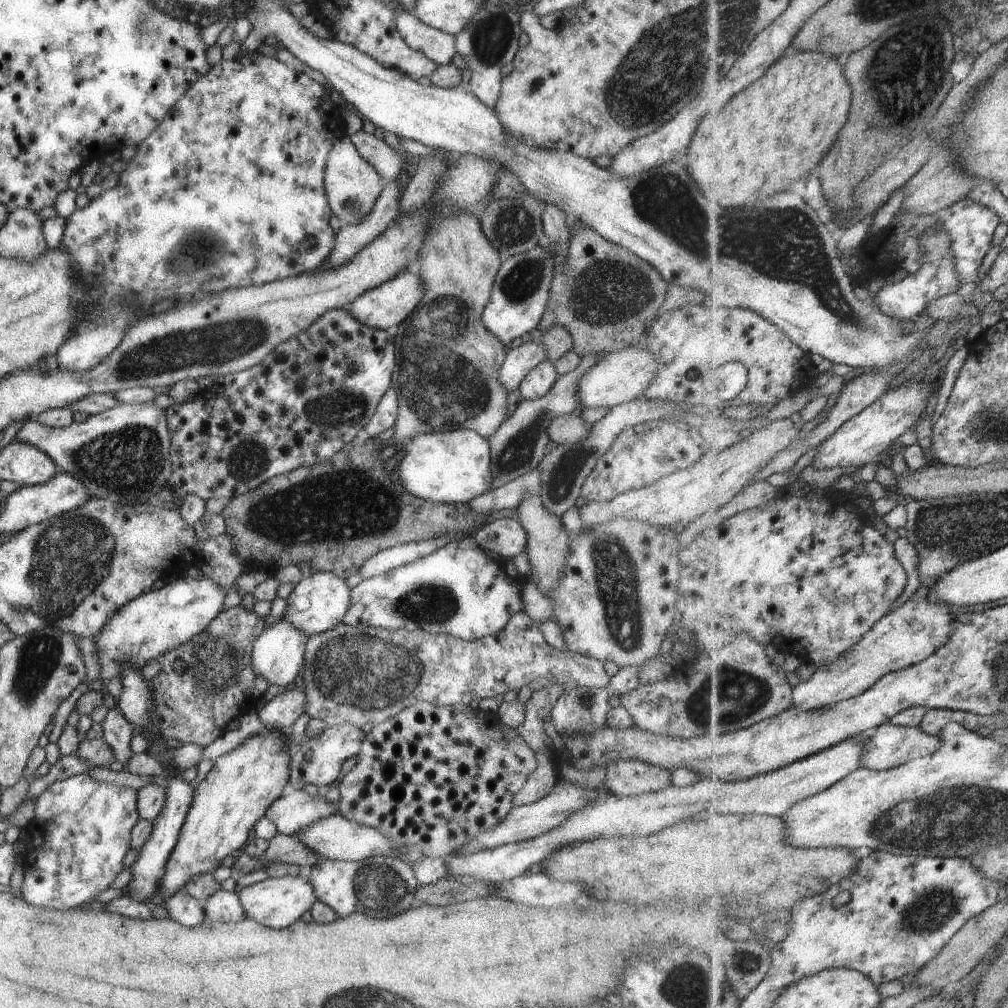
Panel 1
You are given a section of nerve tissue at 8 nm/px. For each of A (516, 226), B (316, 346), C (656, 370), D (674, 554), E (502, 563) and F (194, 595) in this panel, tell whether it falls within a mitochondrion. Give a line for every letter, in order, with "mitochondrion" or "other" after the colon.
A: mitochondrion
B: other
C: other
D: other
E: other
F: other

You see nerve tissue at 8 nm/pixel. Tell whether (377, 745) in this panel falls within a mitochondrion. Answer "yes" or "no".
no

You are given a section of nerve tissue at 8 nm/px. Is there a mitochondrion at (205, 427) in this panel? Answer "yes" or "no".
no

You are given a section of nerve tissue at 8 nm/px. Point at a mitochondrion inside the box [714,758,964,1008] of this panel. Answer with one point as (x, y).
(746, 965)

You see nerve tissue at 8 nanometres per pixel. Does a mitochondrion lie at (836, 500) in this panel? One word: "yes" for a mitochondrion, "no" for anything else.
no

